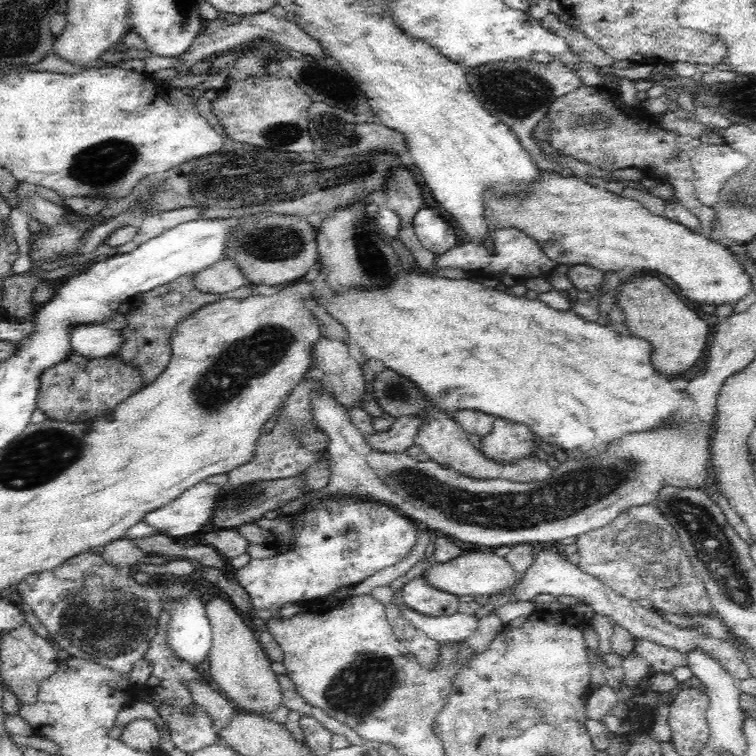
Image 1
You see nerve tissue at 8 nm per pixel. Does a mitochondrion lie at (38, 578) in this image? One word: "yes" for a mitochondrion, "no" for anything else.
no

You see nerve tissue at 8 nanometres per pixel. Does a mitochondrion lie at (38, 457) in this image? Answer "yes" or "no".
yes

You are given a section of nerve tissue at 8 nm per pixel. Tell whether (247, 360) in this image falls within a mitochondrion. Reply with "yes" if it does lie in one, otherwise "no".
yes

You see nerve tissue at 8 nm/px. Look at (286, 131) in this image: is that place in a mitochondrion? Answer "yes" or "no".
yes

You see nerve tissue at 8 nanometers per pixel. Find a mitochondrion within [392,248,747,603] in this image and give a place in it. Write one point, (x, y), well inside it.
(645, 555)

